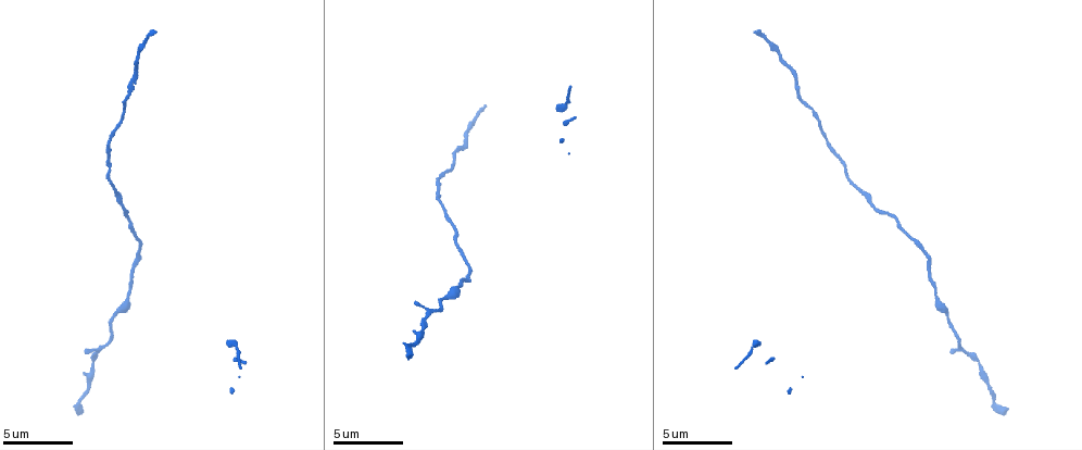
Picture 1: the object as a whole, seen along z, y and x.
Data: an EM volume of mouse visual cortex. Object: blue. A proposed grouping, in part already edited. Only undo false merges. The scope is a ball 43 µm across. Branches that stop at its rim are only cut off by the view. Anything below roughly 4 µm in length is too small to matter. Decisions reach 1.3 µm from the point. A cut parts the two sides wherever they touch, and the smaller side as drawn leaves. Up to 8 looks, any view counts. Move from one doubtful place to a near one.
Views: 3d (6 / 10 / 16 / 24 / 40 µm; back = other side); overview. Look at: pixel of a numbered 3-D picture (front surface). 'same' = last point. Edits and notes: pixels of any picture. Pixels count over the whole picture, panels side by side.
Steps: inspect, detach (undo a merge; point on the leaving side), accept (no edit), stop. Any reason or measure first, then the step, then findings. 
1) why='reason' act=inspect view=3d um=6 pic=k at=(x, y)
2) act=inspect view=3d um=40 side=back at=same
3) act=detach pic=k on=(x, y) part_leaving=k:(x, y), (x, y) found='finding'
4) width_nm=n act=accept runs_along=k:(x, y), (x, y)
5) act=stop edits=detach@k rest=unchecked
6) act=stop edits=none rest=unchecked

why='thick turns thin' act=inspect view=3d um=10 pic=1 at=(862, 191)

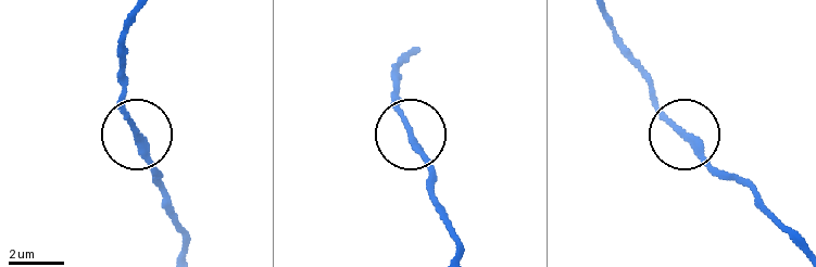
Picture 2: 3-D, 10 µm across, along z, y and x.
act=accept runs_along=2:(178, 227), (123, 85) found='one neuron here'

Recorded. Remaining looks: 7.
why='thick turns thin' act=inspect view=3d um=10 pic=1 at=(124, 101)

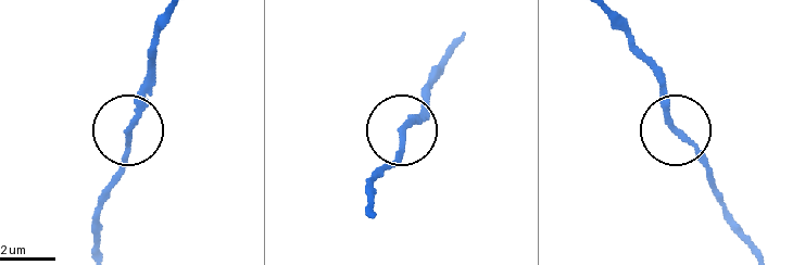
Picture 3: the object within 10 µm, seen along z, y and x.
act=detach pic=3 on=(154, 74) part_leaving=3:(139, 109), (153, 34), (167, 13) found='two neurons meet here'

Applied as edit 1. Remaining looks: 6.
act=inspect view=3d um=10 pic=1 at=(910, 237)

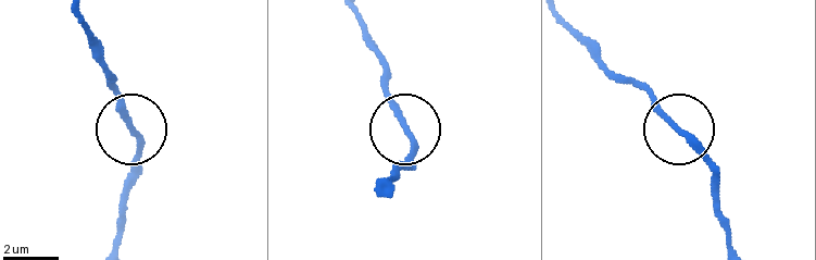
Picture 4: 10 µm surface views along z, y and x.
why='closer look' act=inspect view=3d um=6 pic=4 at=(406, 130)

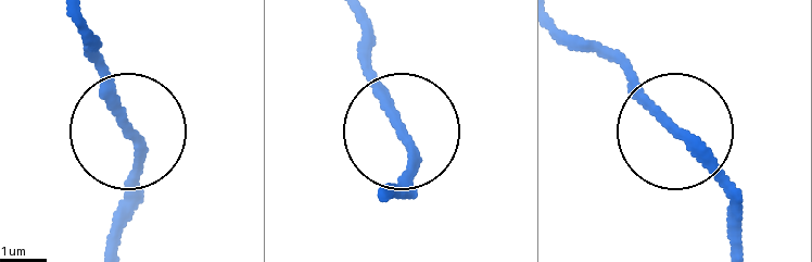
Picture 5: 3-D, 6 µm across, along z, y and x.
width_nm=190 act=accept runs_along=5:(402, 134), (385, 87), (358, 57) found='one neuron here'

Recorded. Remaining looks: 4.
act=inspect view=3d um=16 pic=1 at=(456, 287)

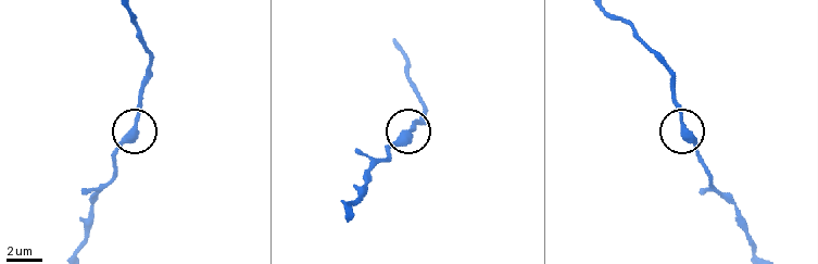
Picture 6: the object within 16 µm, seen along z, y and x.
act=inspect view=3d um=16 side=back pic=6 at=(409, 133)

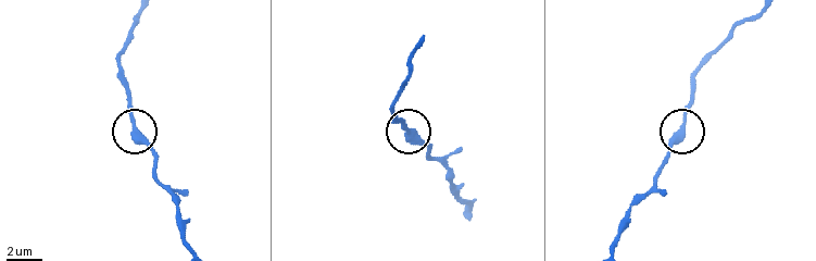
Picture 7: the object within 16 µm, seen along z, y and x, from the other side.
side_arm_um=11 act=accept found='one neuron here'

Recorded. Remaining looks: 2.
act=stop edits=detach@3 rest=unchecked

